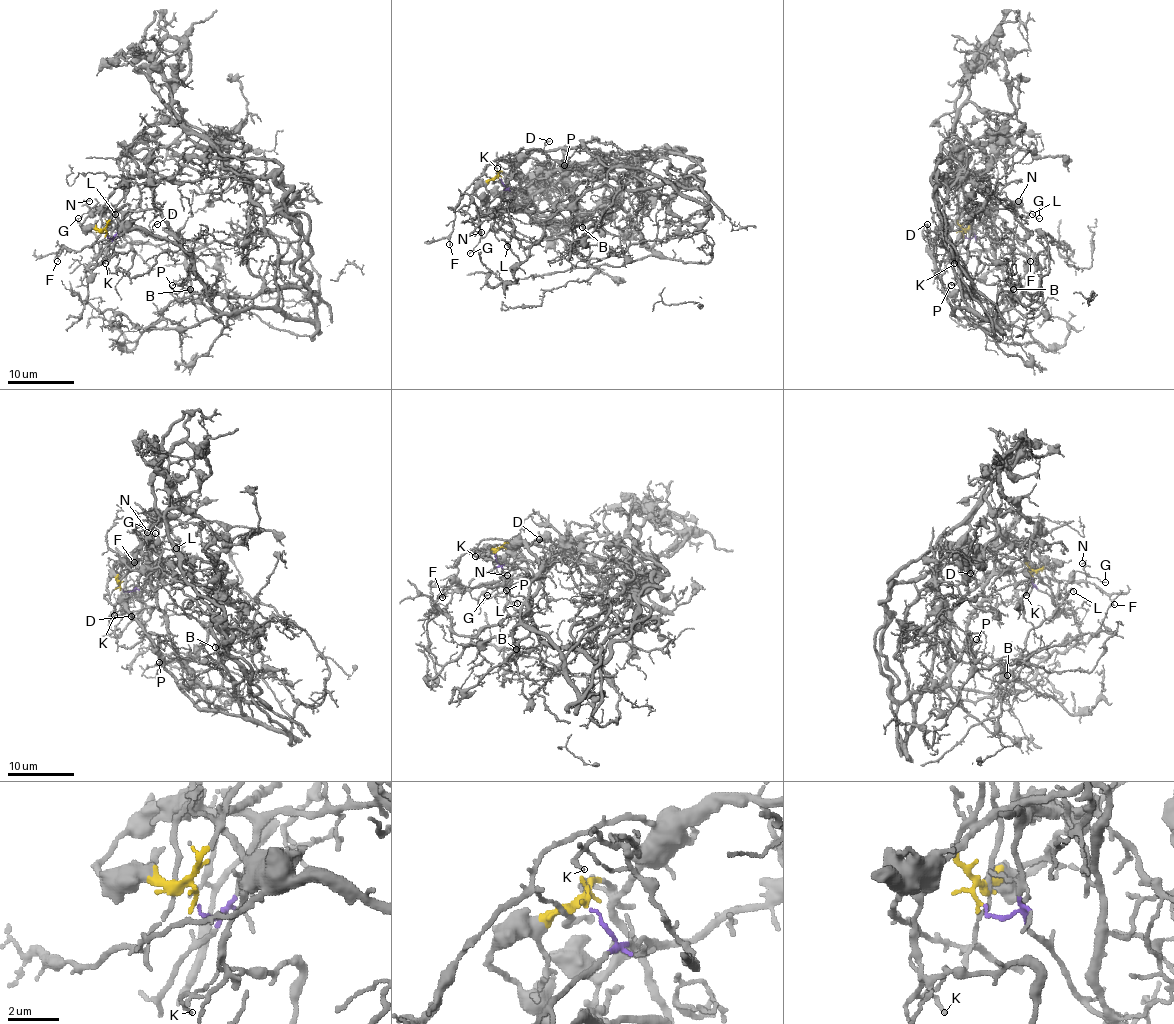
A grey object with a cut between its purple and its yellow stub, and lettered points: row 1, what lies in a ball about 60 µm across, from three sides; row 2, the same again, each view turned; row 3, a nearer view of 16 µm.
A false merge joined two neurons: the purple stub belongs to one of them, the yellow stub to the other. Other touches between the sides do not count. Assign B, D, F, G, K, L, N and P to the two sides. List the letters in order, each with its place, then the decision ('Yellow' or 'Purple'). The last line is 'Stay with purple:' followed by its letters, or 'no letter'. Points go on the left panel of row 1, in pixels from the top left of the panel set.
B: Place: (190, 289). Yellow
D: Place: (157, 224). Yellow
F: Place: (57, 261). Yellow
G: Place: (78, 218). Yellow
K: Place: (105, 263). Yellow
L: Place: (115, 214). Yellow
N: Place: (89, 201). Yellow
P: Place: (172, 285). Purple
Stay with purple: P

